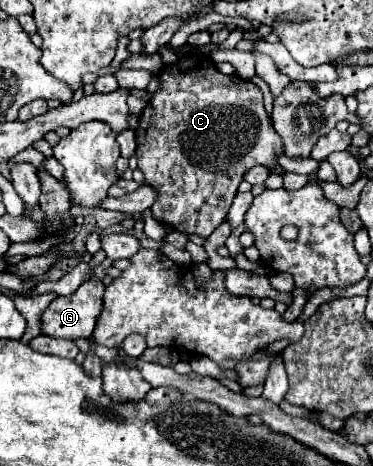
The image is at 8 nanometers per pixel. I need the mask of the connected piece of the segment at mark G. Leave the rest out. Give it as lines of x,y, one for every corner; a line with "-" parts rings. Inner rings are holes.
90,278
74,294
58,296
42,312
40,334
50,336
50,338
68,338
68,340
78,340
78,338
92,336
92,330
96,326
96,318
102,310
102,294
104,294
104,284
98,278

